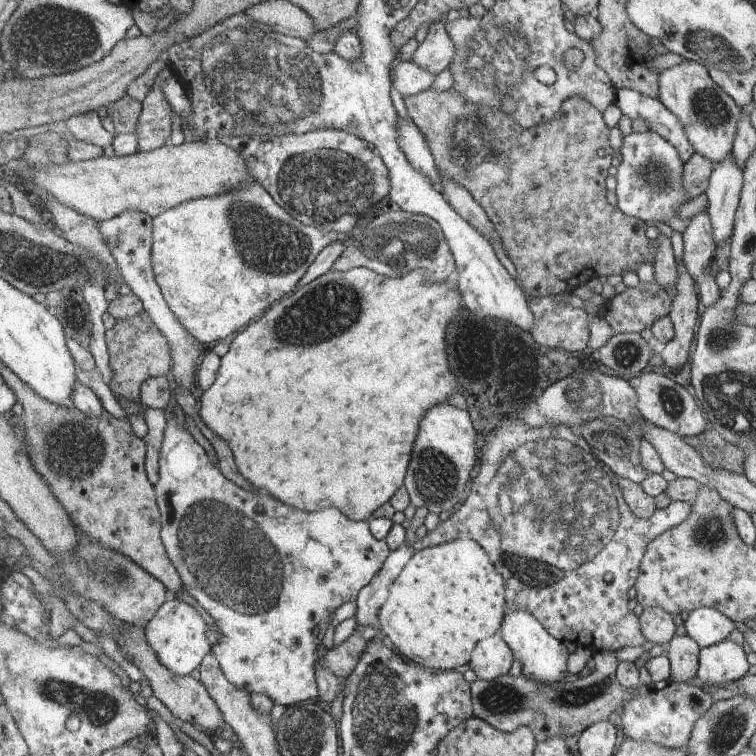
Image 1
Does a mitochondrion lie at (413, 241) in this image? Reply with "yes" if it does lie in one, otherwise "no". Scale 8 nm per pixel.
yes

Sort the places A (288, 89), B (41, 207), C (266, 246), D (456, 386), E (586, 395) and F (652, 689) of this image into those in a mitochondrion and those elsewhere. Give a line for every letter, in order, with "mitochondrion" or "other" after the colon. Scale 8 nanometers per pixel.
A: mitochondrion
B: other
C: mitochondrion
D: other
E: mitochondrion
F: other

